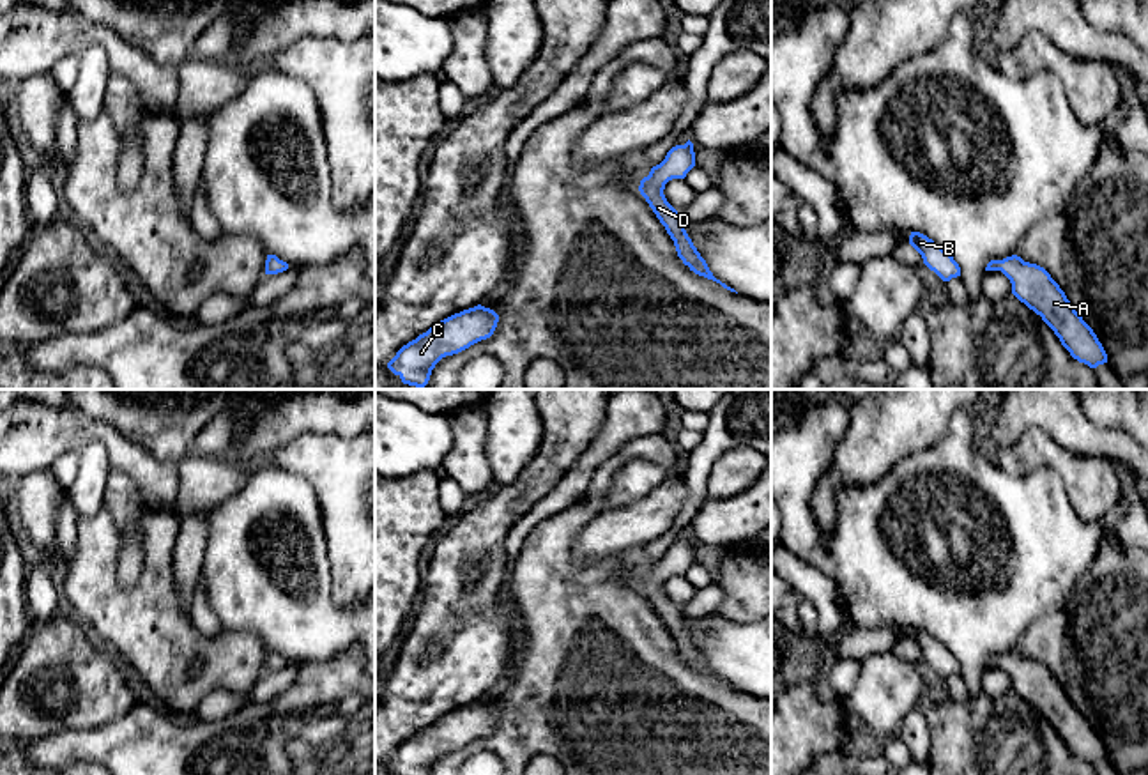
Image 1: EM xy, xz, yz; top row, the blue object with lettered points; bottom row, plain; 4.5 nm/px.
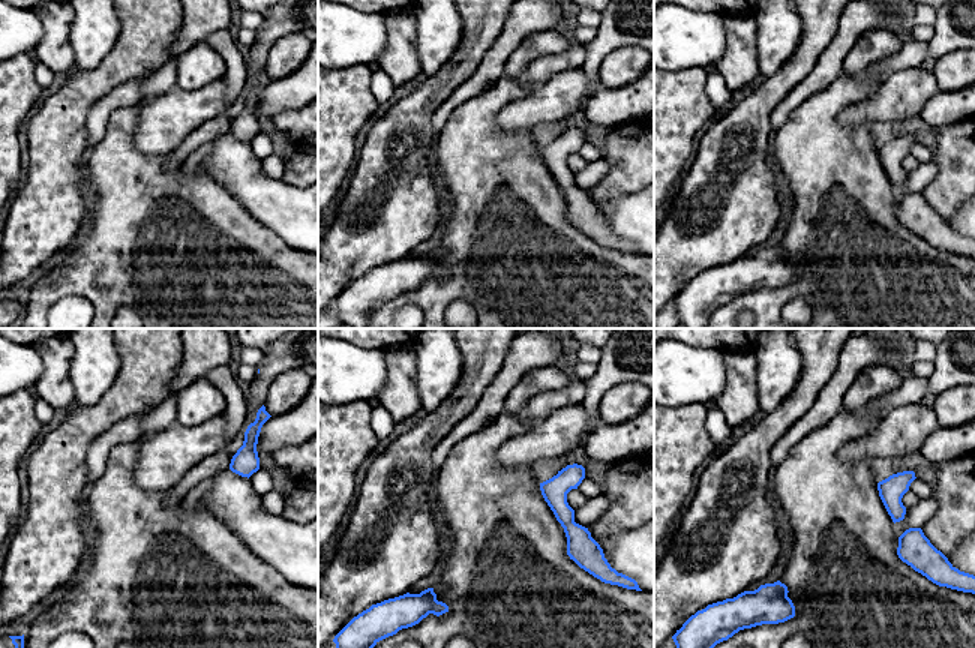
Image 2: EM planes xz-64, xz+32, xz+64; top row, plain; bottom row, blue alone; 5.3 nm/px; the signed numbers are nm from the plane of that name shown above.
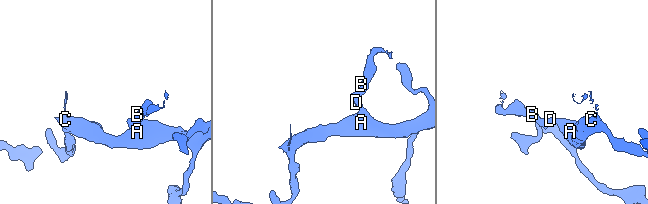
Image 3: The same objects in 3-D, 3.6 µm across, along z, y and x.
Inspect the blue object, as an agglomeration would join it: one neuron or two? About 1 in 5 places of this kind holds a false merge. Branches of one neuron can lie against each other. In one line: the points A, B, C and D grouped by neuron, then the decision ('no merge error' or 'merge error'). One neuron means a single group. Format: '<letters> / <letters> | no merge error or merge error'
A B C D | no merge error

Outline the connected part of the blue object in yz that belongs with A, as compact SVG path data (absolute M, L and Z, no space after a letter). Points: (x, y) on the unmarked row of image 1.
M1012 651L991 656L985 667L1001 667L1012 679L1012 690L1042 713L1074 756L1090 764L1107 759L1097 731L1044 664Z

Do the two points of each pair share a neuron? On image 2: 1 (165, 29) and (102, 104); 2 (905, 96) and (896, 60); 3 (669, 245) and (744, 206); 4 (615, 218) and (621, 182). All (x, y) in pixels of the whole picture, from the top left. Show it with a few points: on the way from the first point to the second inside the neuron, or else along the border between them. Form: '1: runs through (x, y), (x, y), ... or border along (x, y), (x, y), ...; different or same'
1: border along (150, 71), (117, 84), (90, 107); different
2: border along (921, 65), (896, 69), (879, 83); different
3: runs through (687, 243), (711, 236), (726, 222); same
4: border along (638, 191), (620, 195), (609, 209), (602, 212); different

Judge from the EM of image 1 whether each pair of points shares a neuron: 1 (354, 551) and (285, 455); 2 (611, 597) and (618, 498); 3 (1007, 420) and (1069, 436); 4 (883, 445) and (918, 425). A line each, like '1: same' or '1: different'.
1: same
2: different
3: same
4: same

